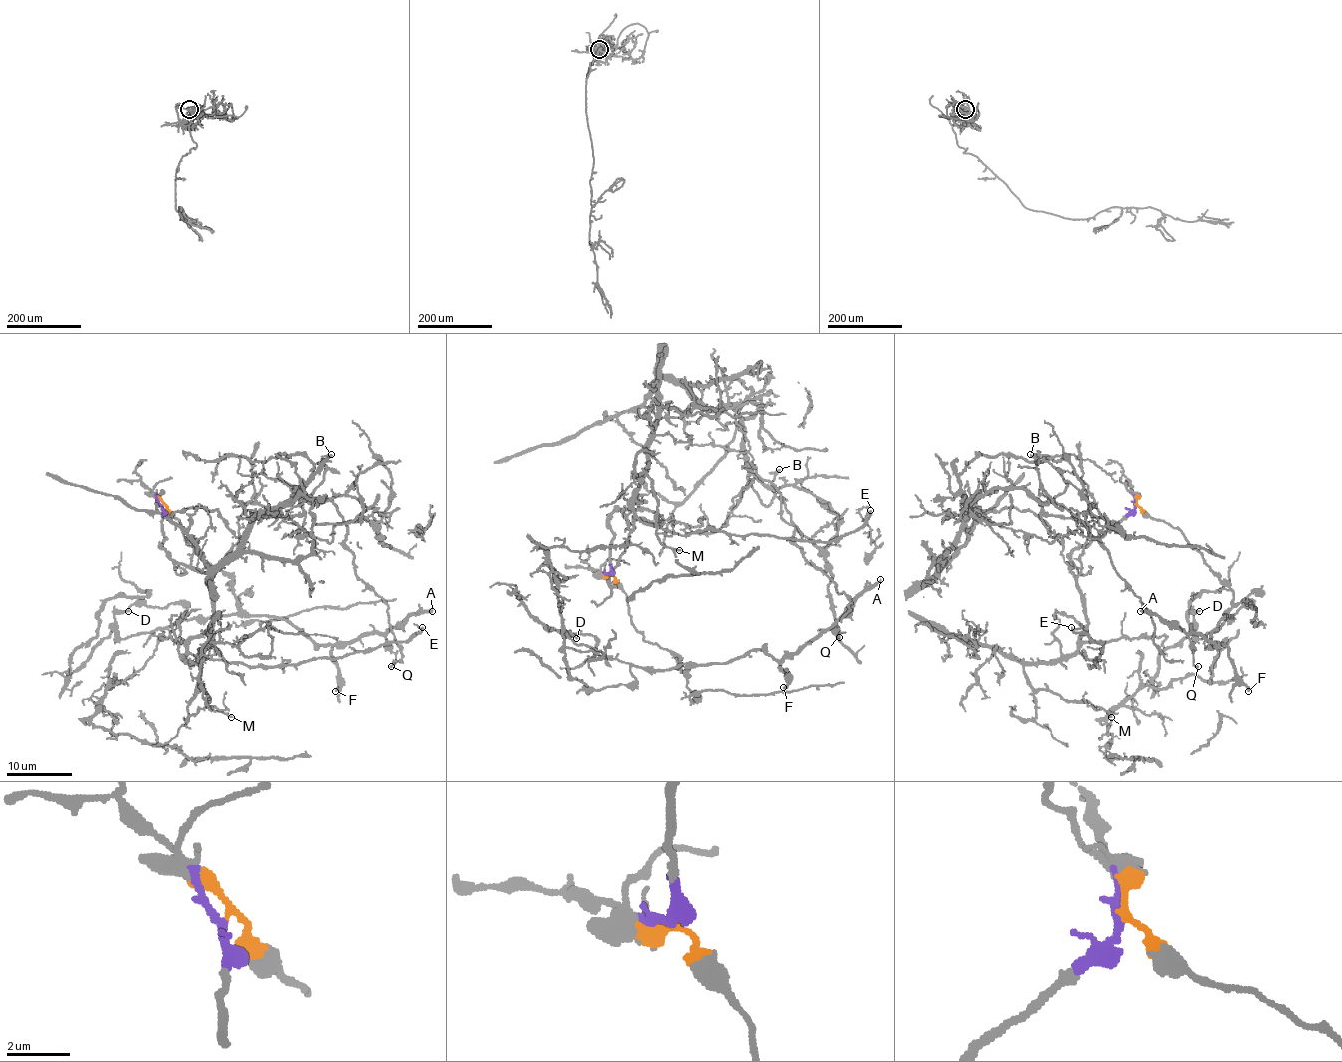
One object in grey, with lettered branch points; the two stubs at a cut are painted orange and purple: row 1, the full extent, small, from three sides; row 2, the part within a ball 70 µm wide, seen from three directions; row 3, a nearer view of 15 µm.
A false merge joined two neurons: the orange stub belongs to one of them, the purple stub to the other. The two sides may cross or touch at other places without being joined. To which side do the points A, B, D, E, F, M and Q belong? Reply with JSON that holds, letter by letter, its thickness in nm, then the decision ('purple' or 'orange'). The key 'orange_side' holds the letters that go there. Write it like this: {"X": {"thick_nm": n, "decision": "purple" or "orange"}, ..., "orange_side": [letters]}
{"A": {"thick_nm": 320, "decision": "orange"}, "B": {"thick_nm": 220, "decision": "purple"}, "D": {"thick_nm": 140, "decision": "orange"}, "E": {"thick_nm": 110, "decision": "purple"}, "F": {"thick_nm": 240, "decision": "orange"}, "M": {"thick_nm": 150, "decision": "purple"}, "Q": {"thick_nm": 130, "decision": "orange"}, "orange_side": ["A", "D", "F", "Q"]}

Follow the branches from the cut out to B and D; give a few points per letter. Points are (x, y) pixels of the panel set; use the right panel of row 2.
B: (1134, 506), (1077, 547), (1076, 575), (1094, 500), (1048, 516), (1043, 505), (1066, 483), (1030, 454)
D: (1136, 506), (1177, 528), (1233, 593), (1224, 613), (1231, 617), (1200, 639), (1193, 616), (1200, 611)

